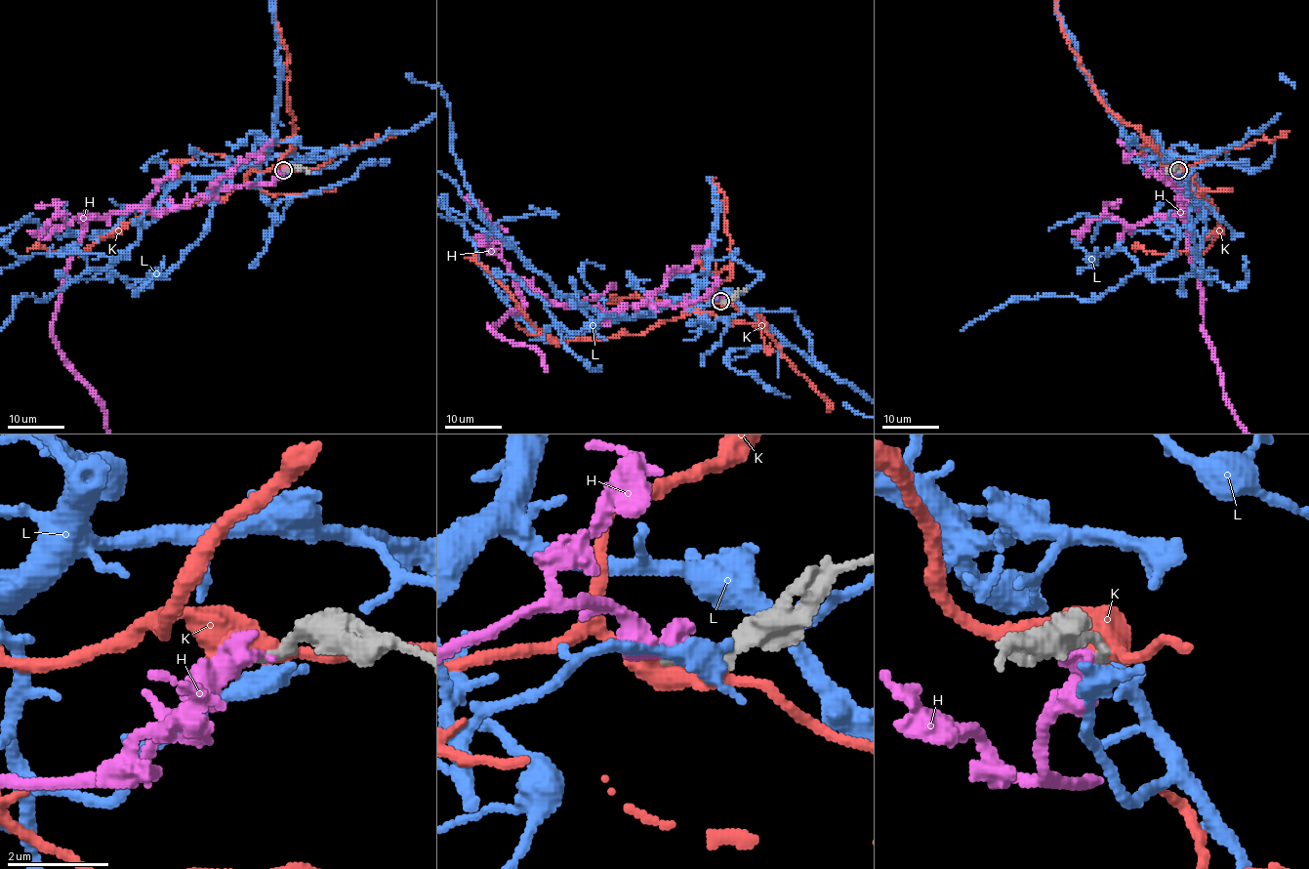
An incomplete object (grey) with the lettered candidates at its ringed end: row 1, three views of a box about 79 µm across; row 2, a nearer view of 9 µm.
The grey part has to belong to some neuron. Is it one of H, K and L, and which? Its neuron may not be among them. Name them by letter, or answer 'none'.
none

